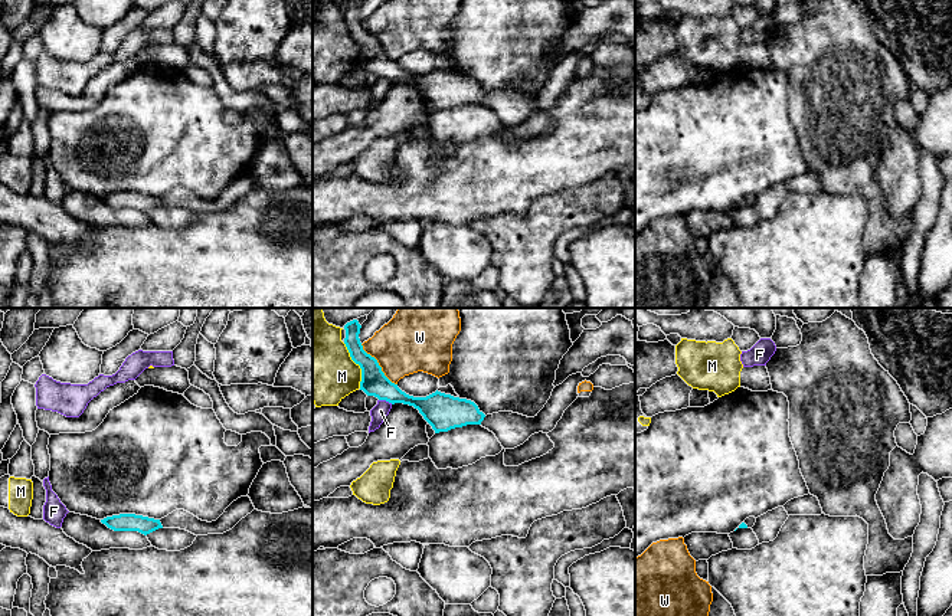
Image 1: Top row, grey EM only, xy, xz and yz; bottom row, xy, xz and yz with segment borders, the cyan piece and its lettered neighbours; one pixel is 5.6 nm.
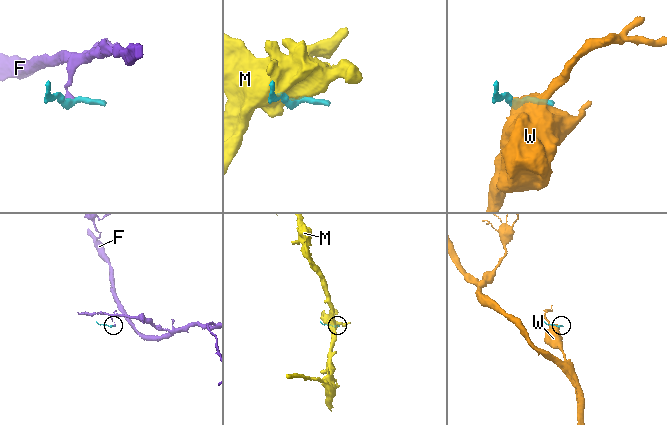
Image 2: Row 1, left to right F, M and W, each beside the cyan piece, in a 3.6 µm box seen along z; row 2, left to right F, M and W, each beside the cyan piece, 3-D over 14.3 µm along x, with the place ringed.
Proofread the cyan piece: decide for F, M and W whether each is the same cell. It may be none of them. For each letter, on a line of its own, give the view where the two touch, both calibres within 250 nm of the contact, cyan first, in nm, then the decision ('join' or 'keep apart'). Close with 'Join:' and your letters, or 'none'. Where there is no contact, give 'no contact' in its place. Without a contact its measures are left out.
F: xz | 140/90 nm | keep apart
M: xz | 140/400 nm | keep apart
W: xz | 140/360 nm | keep apart
Join: none

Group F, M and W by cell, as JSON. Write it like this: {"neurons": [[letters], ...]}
{"neurons": [["F"], ["M"], ["W"]]}

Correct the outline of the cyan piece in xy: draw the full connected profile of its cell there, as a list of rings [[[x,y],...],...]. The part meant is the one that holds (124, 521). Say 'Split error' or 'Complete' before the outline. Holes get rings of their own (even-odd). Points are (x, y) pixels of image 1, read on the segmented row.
Split error. [[[241,497],[233,501],[225,512],[212,522],[202,521],[184,509],[176,509],[161,520],[154,520],[135,514],[120,514],[101,520],[114,531],[138,531],[144,535],[158,528],[180,528],[194,535],[223,534],[232,530],[242,518],[255,509],[251,498]]]

